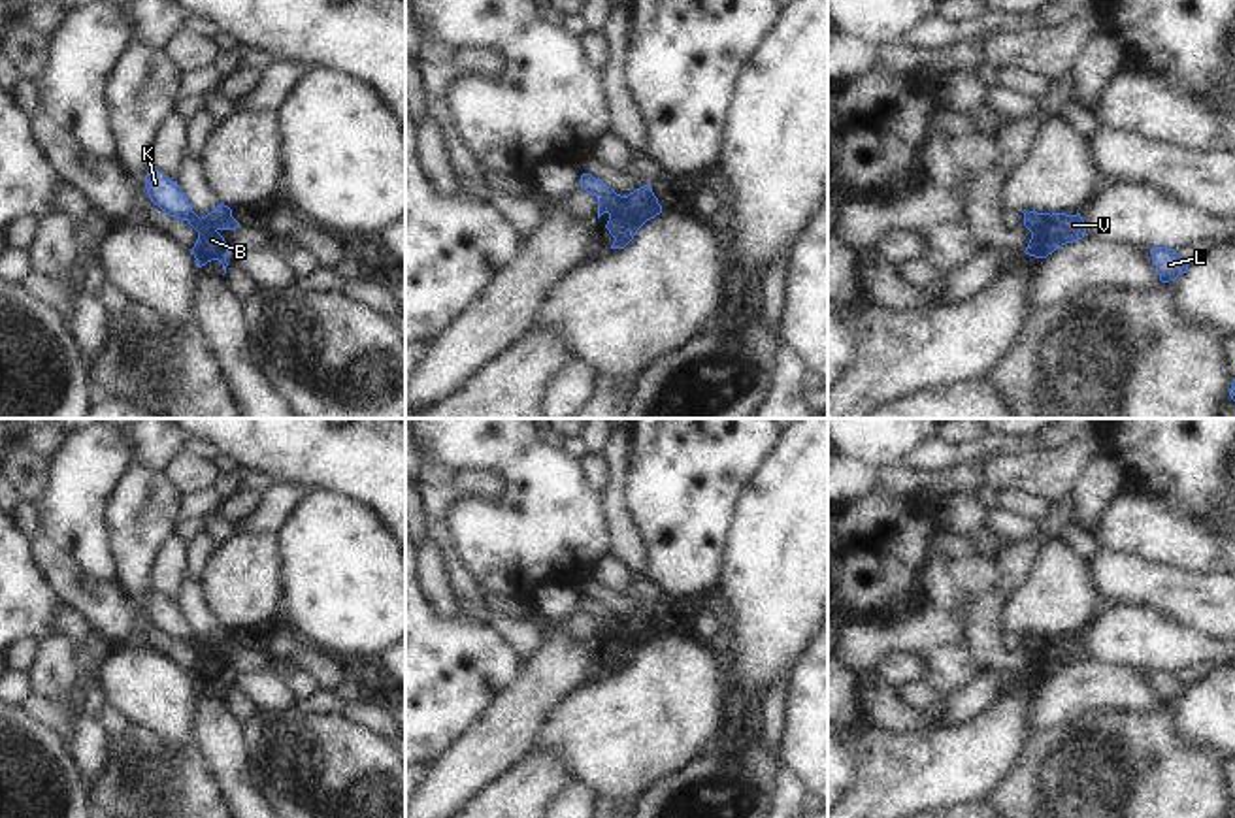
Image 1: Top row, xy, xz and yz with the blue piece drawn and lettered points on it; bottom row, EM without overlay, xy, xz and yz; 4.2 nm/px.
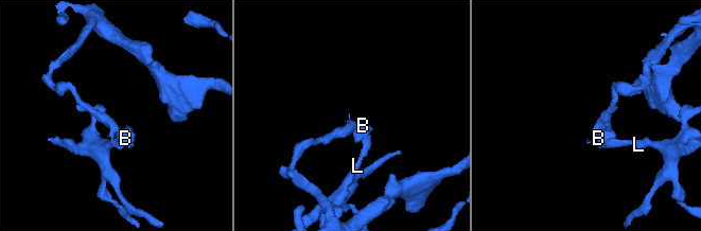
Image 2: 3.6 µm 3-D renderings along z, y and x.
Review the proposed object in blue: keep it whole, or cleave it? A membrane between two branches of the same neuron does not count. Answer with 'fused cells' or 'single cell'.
fused cells

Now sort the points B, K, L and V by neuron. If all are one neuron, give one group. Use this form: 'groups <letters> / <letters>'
groups B L V / K

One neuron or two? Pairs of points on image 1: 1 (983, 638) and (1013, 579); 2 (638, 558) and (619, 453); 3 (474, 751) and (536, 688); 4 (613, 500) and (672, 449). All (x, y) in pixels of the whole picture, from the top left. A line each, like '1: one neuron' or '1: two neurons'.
1: one neuron
2: one neuron
3: one neuron
4: two neurons

